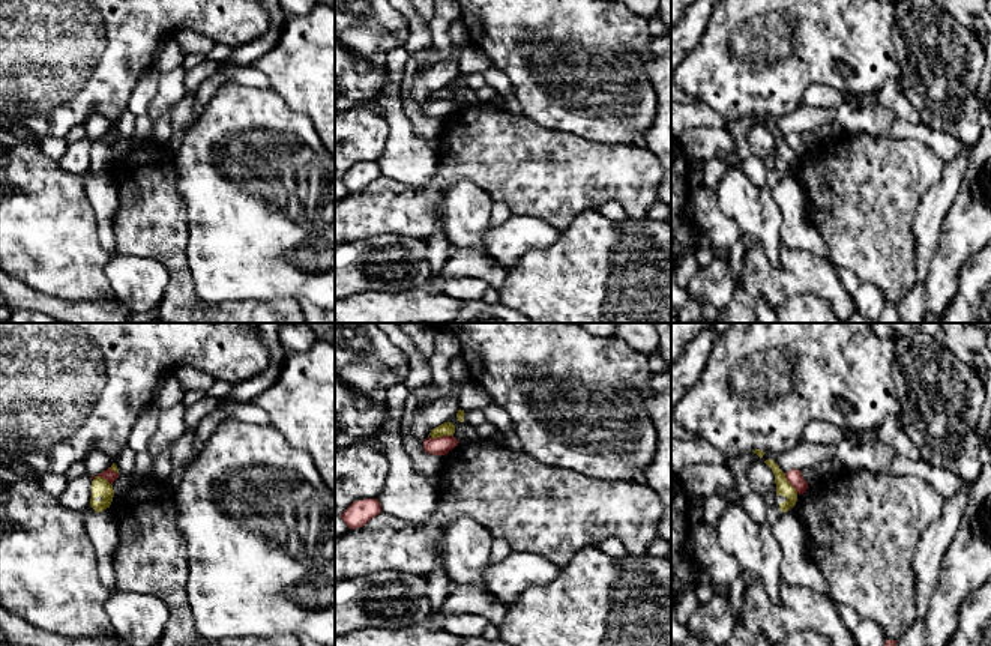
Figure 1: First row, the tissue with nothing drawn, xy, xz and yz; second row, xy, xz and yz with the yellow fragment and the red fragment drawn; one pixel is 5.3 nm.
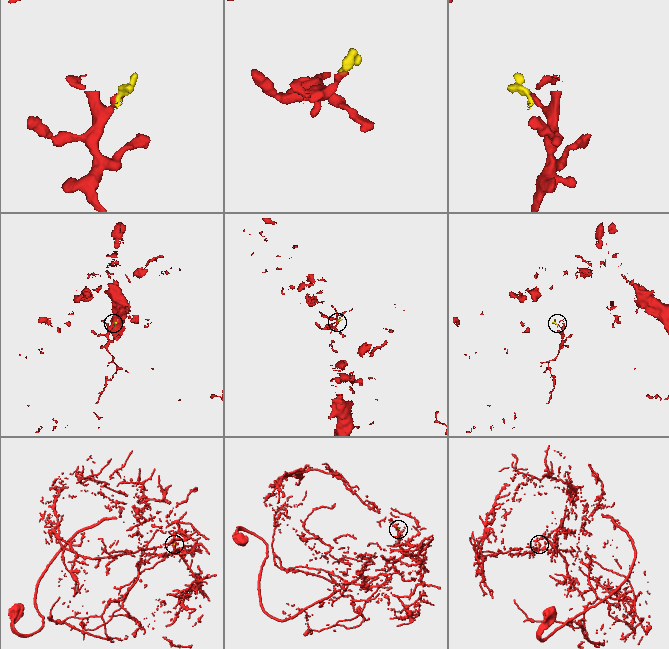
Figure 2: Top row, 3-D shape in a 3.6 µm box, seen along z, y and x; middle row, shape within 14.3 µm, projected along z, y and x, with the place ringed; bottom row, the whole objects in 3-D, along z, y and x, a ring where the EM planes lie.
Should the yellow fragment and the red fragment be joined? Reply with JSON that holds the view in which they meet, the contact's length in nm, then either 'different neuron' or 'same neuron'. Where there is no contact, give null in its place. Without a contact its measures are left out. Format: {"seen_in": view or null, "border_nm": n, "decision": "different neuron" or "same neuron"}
{"seen_in": "xz", "border_nm": 120, "decision": "different neuron"}

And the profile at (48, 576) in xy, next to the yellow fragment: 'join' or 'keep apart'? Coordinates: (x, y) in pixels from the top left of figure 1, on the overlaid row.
join

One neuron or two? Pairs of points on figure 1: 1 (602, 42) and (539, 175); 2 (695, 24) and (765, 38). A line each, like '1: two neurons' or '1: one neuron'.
1: two neurons
2: two neurons

